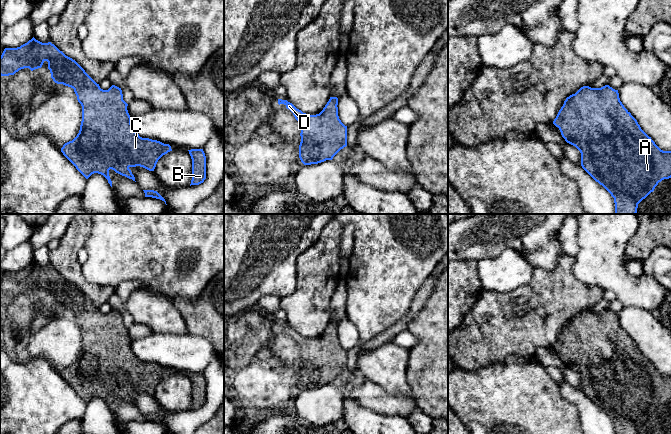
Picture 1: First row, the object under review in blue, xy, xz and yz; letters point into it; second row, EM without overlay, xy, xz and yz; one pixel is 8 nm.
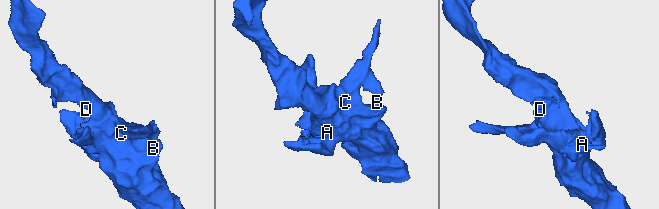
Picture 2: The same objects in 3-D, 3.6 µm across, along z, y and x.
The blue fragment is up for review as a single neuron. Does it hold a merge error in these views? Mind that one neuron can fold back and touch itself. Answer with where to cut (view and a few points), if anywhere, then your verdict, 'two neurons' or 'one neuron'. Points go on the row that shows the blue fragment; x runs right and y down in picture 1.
no cut; one neuron

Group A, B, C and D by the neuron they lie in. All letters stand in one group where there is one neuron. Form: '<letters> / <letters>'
A B C D

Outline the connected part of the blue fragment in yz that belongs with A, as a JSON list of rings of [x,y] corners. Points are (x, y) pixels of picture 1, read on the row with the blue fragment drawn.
[[[609,85],[601,88],[581,87],[564,101],[553,124],[565,141],[581,153],[582,168],[614,198],[615,214],[636,214],[638,204],[664,179],[671,178],[671,151],[661,150],[624,107],[618,90]]]

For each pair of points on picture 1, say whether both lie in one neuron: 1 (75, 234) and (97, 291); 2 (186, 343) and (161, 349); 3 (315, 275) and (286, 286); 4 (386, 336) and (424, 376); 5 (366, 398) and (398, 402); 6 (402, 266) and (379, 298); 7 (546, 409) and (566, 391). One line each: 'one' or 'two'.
1: one
2: one
3: two
4: two
5: one
6: one
7: two

